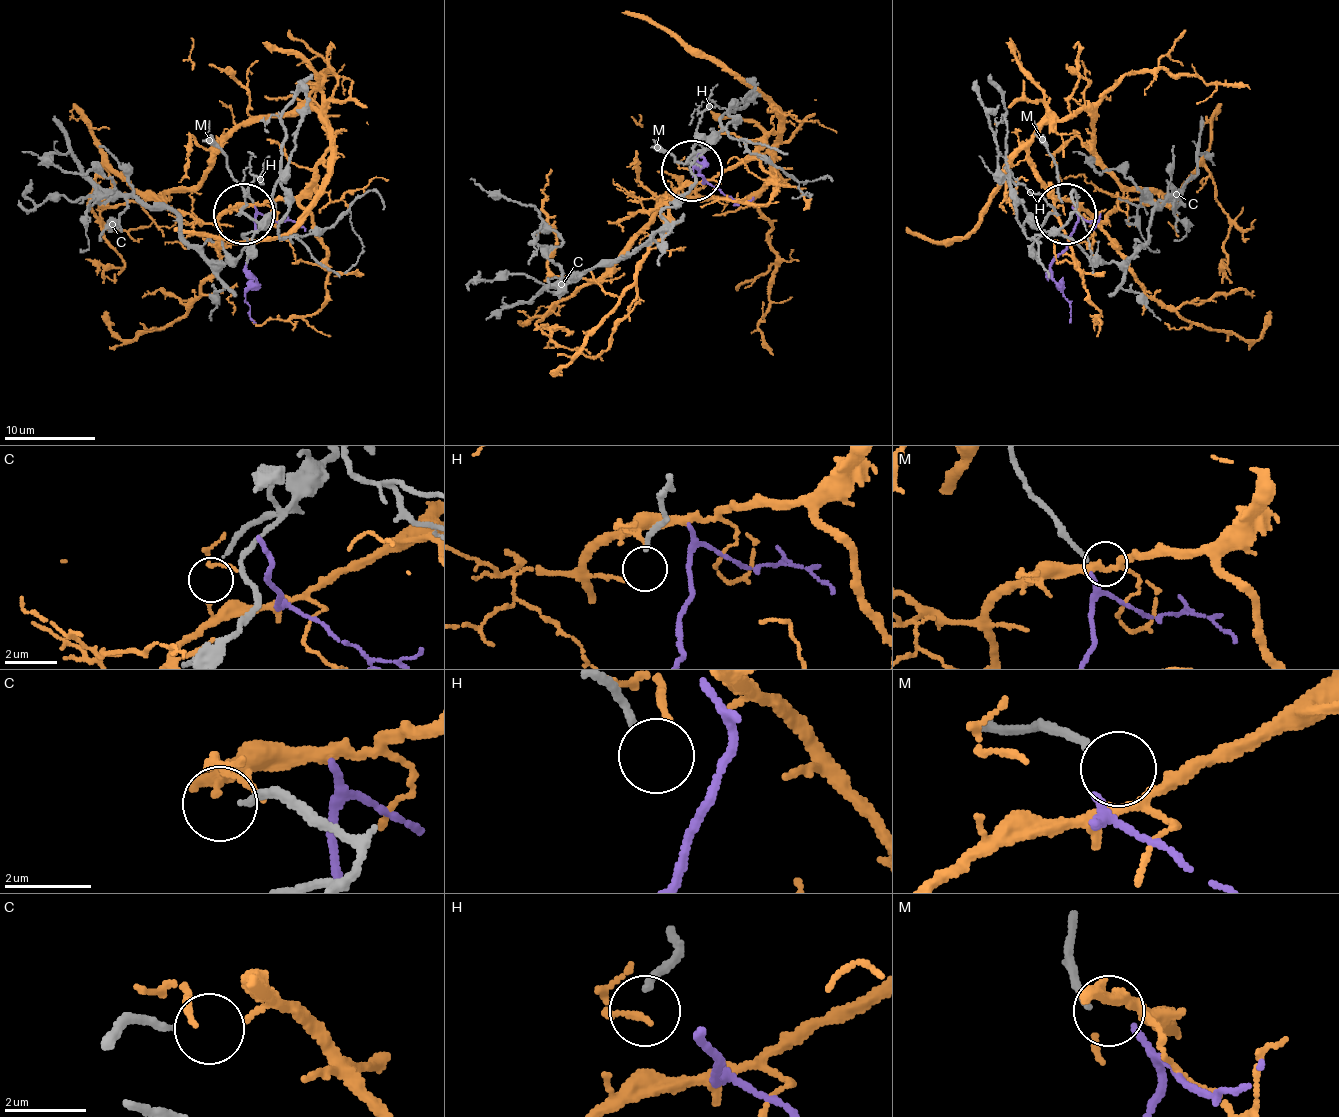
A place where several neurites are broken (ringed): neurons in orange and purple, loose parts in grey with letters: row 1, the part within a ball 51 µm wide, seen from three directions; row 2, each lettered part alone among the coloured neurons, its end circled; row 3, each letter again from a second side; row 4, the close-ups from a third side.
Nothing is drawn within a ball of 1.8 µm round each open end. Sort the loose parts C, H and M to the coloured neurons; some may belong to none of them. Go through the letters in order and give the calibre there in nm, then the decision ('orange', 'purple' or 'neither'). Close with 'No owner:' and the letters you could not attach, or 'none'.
C: calibre 160 nm; neither
H: calibre 160 nm; neither
M: calibre 170 nm; neither
No owner: C, H, M

